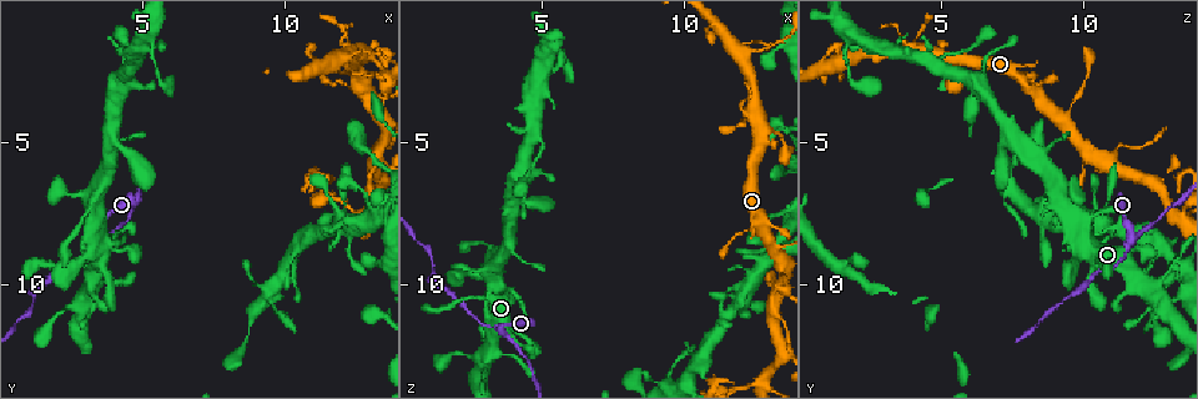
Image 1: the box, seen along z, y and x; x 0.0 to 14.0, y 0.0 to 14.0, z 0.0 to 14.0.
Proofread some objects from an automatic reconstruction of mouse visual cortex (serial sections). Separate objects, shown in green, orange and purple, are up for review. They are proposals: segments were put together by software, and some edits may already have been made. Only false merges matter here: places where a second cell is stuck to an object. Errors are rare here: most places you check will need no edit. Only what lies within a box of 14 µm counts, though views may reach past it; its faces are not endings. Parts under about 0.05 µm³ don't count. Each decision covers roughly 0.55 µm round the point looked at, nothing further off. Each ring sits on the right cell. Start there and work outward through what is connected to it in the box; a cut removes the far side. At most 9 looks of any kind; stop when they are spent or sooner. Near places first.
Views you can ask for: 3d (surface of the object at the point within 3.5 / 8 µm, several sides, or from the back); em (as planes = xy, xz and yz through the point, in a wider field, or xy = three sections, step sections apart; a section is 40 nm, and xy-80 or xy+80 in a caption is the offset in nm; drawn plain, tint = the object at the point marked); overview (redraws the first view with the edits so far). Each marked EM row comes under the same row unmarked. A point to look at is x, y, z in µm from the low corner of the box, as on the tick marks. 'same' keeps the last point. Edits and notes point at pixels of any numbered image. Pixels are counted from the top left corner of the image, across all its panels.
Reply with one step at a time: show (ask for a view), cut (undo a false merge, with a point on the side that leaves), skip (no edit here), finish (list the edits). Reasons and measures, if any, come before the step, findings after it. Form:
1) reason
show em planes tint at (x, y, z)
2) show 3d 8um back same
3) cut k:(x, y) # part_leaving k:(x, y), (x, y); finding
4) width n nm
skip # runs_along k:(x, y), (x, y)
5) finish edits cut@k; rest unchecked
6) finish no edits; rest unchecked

sharp bend
show 3d 8um at (3.6, 8.2, 11.6)

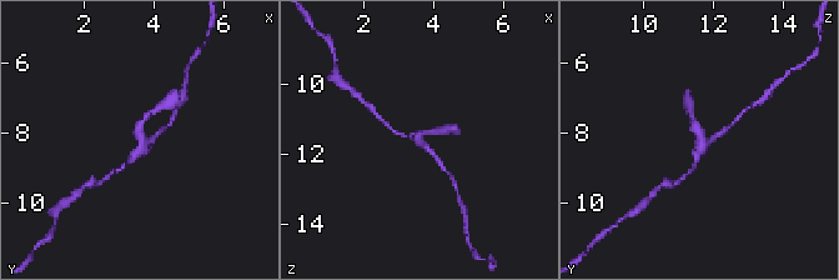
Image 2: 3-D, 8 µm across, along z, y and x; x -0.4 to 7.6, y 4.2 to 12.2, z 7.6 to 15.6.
show 3d 3.5um at (3.6, 8.2, 11.7)

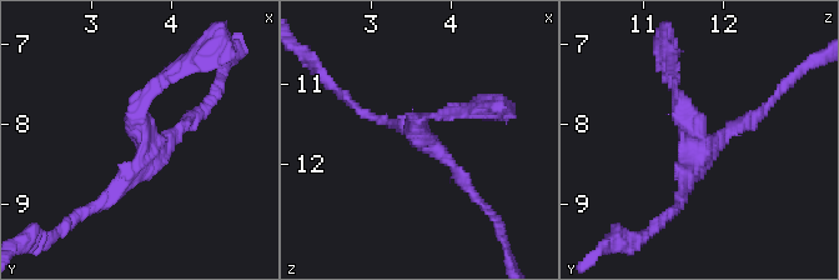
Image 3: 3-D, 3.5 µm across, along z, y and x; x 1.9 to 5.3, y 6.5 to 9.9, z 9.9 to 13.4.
arms 3; arm_widths 100, 150, 150 nm
show em planes tint at (3.70, 8.20, 11.70)

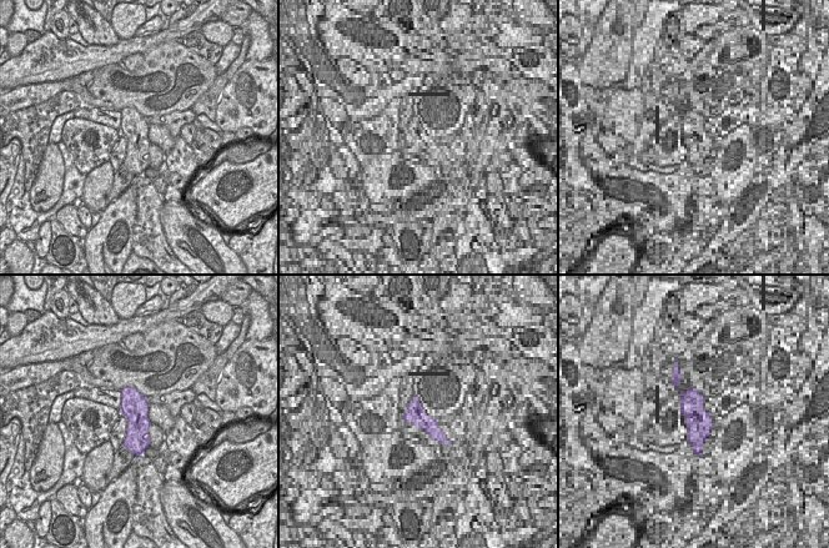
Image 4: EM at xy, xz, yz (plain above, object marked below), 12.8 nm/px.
skip # runs_along 3:(169, 76), (137, 104), (145, 158), (95, 204); continuous, no second cell

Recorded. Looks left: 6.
abrupt turn
show 3d 3.5um at (3.1, 10.5, 12.5)

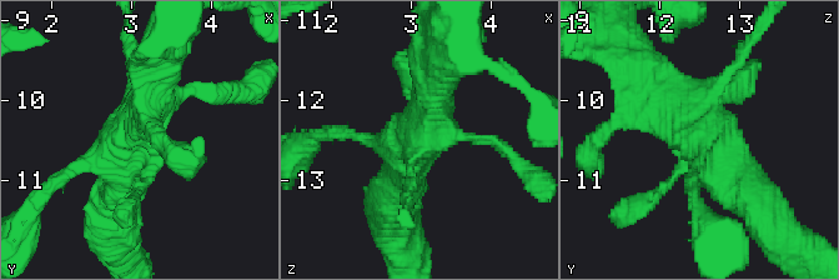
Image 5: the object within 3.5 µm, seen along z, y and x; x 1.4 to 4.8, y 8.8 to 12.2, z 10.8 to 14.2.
now the EM
show em xy step 2 tint at (3.05, 10.45, 12.50)

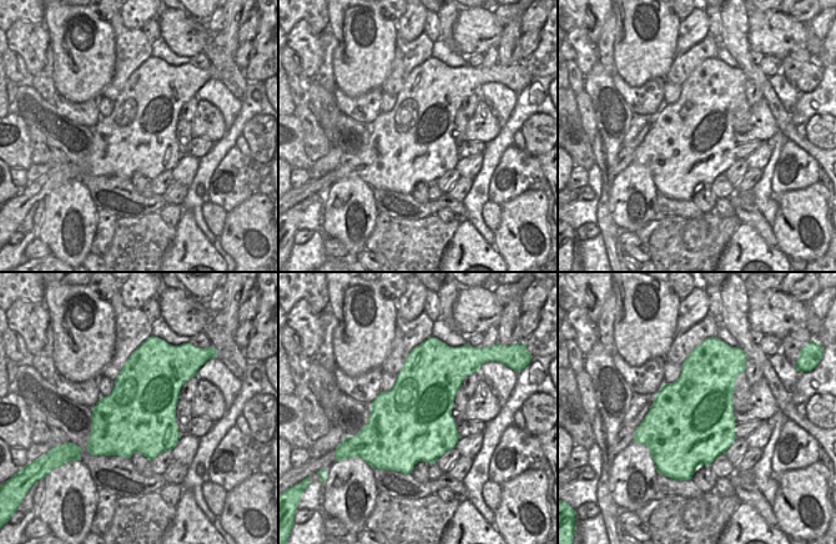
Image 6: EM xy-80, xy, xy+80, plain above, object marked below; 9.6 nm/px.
width 750 nm
skip # runs_along 5:(632, 61), (737, 181); one cell here

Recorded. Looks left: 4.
side arm on a straight run
show 3d 3.5um at (12.2, 2.0, 1.8)

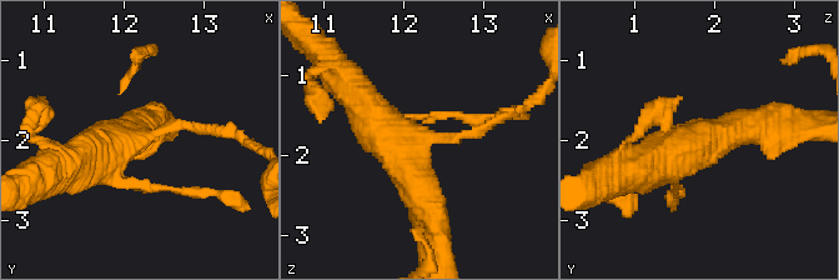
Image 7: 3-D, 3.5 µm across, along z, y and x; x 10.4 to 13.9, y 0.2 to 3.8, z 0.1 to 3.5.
now the EM
show em xy step 5 tint at (12.30, 1.90, 1.85)

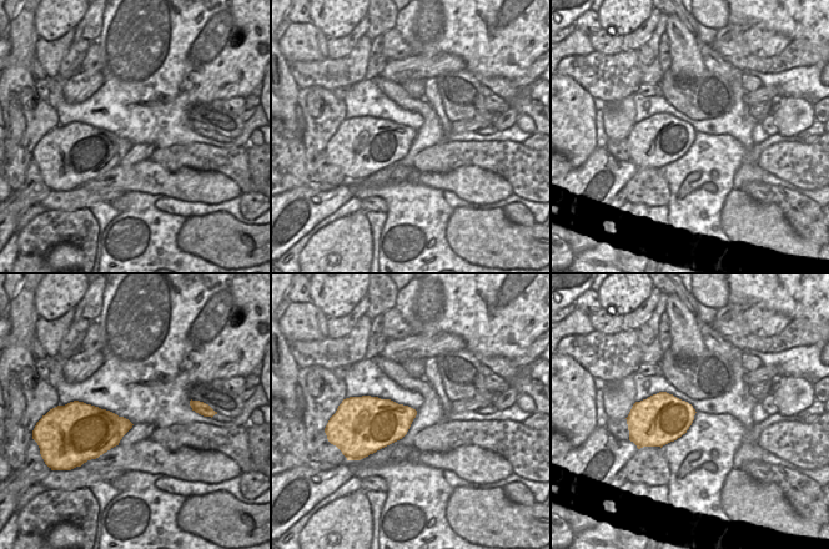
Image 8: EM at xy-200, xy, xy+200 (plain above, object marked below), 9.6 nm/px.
width 400 nm
skip # runs_along 7:(432, 221), (401, 150), (355, 90); all the same cell

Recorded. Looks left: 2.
calibre changes
show 3d 3.5um at (12.5, 2.9, 8.0)

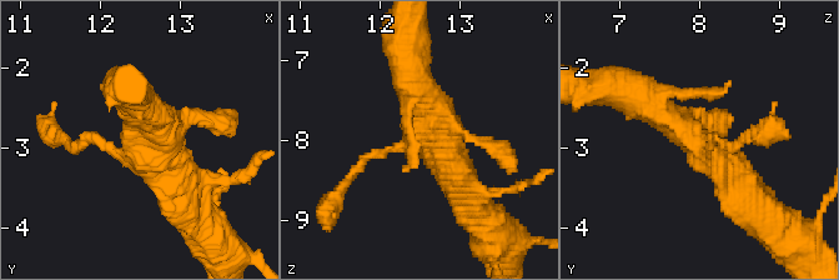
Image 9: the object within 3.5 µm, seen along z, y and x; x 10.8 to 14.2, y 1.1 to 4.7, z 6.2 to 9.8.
need the tissue
show em xy step 1 tint at (12.50, 2.90, 7.90)

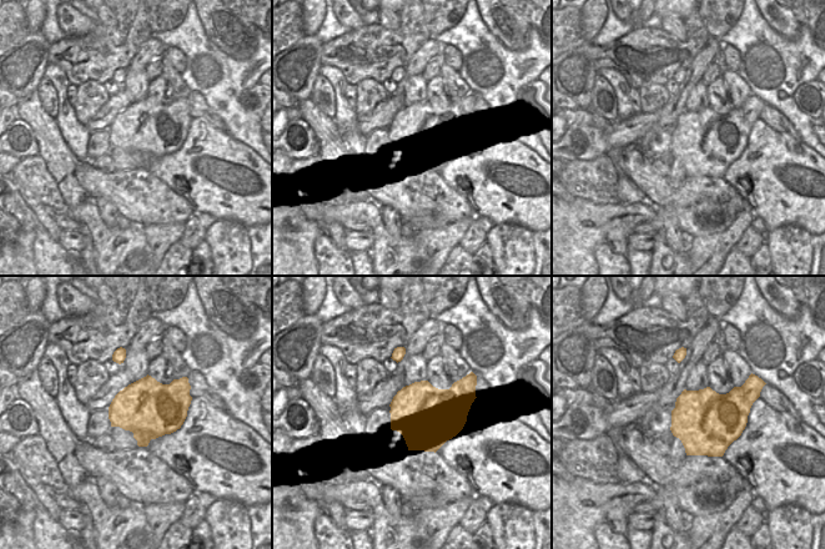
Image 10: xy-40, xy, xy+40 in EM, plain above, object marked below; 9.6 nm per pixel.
width 600 nm
skip # runs_along 9:(412, 80), (435, 121), (355, 170); one cell here

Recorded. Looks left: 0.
finish no edits; rest unchecked

